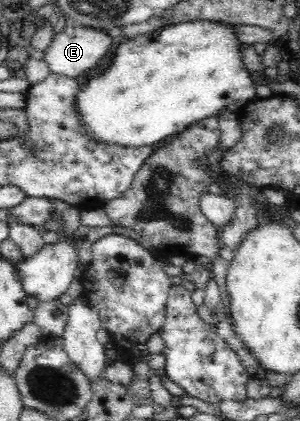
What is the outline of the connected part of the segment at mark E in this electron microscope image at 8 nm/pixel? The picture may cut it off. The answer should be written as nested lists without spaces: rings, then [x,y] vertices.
[[[69,23],[44,51],[50,73],[77,79],[96,68],[113,44],[107,33]]]

